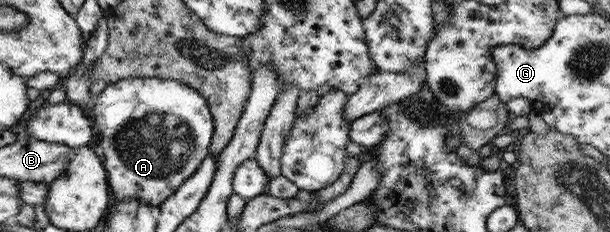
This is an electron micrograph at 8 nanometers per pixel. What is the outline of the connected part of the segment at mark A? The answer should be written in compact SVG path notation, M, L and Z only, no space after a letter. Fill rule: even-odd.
M128 78L119 80L118 82L110 82L98 97L96 97L93 111L95 114L95 126L99 136L97 149L107 170L106 176L109 180L109 191L112 193L112 201L142 200L142 202L146 202L148 206L160 207L171 195L175 195L178 188L181 188L182 184L185 183L187 179L190 179L190 176L197 173L198 168L201 167L209 155L208 150L210 146L212 146L215 132L215 122L209 108L209 103L197 89L181 81L161 78Z

